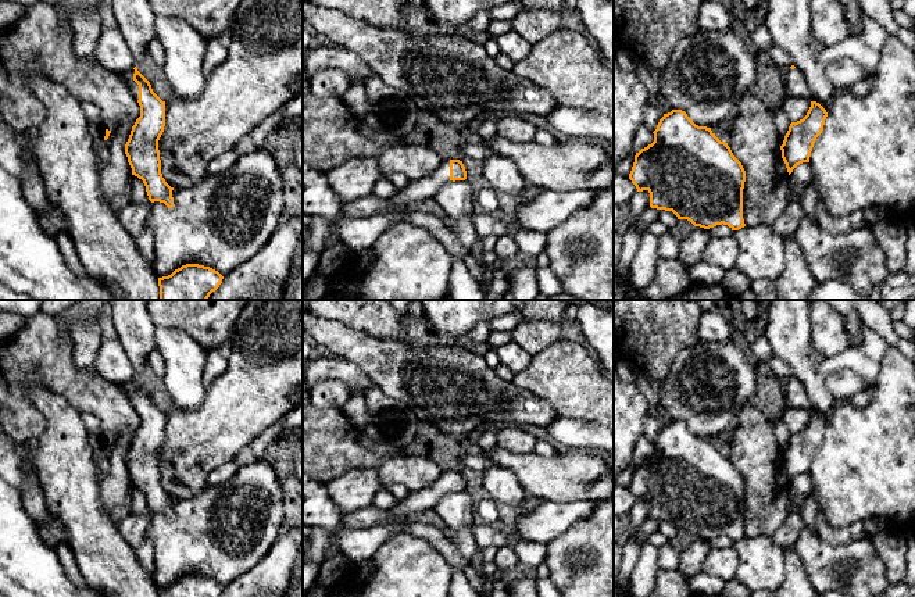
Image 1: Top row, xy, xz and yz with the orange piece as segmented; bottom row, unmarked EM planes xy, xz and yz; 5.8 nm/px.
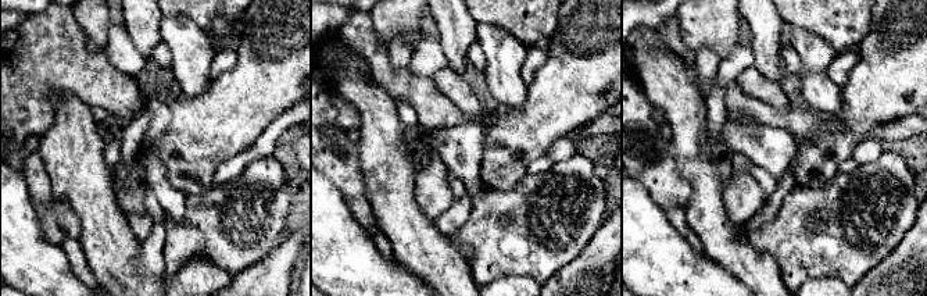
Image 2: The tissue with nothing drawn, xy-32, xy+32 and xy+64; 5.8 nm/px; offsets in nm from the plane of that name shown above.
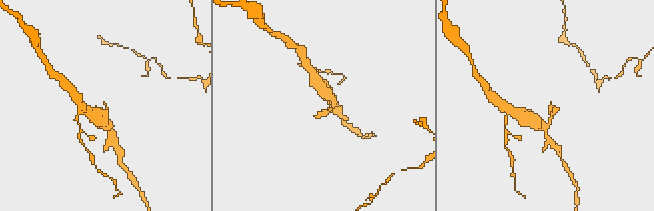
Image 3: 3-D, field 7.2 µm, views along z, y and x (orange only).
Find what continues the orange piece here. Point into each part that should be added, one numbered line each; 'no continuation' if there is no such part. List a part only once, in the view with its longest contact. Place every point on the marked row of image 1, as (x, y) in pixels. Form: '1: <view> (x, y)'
1: xy (127, 75)

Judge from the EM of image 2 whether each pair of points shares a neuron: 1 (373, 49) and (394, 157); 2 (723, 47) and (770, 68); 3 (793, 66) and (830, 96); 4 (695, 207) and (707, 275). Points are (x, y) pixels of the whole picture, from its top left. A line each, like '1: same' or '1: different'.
1: different
2: different
3: different
4: different

